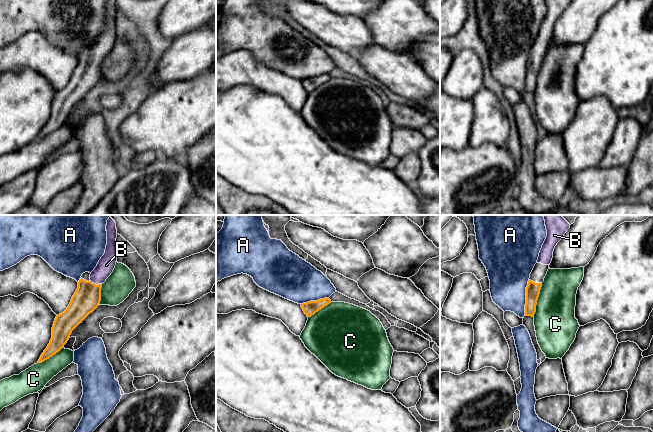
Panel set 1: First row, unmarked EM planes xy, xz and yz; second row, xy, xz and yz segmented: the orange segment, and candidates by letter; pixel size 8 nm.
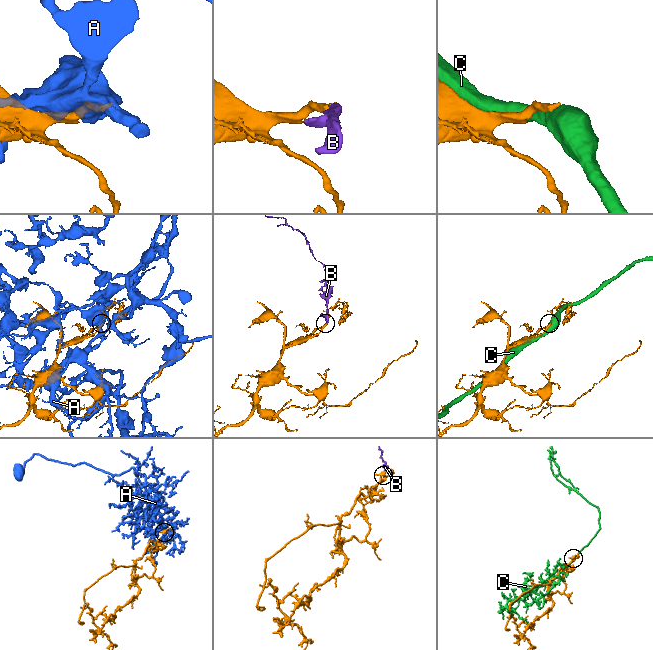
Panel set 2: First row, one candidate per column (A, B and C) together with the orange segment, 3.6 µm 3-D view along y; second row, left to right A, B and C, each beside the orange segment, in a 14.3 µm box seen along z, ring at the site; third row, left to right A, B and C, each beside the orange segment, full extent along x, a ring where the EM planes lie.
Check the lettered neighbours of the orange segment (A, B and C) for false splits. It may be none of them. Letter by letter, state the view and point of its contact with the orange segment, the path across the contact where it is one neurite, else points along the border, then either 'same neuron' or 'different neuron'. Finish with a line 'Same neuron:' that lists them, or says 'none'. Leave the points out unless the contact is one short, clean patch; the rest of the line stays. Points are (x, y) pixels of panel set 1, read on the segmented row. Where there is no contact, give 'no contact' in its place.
A: meets orange in yz at (526, 297); different neuron
B: meets orange in xy at (95, 284); runs through xy (87, 297), (95, 284), (97, 277), (106, 265); same neuron
C: meets orange in yz at (537, 299); different neuron
Same neuron: B

